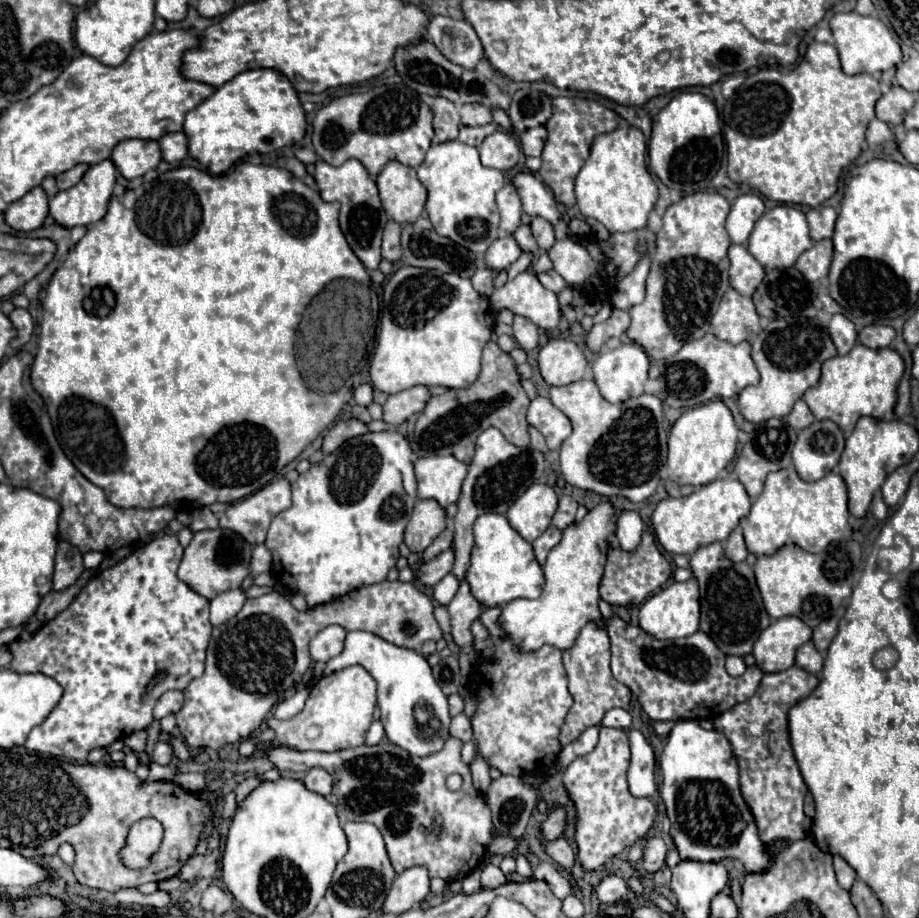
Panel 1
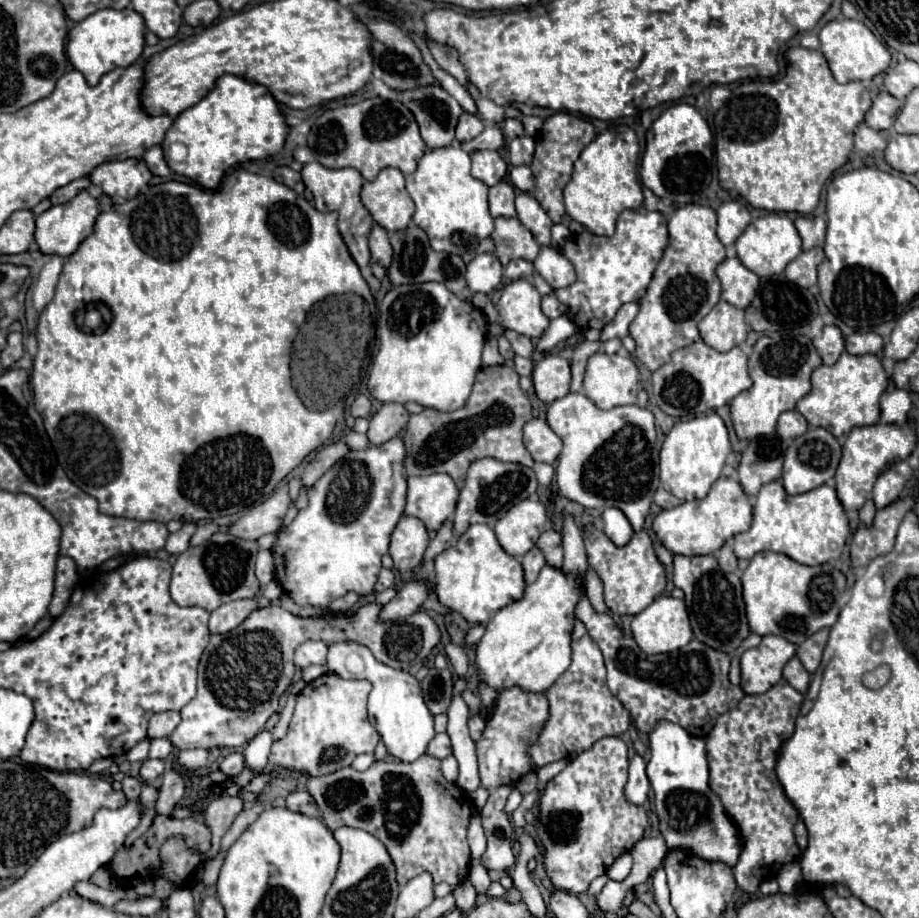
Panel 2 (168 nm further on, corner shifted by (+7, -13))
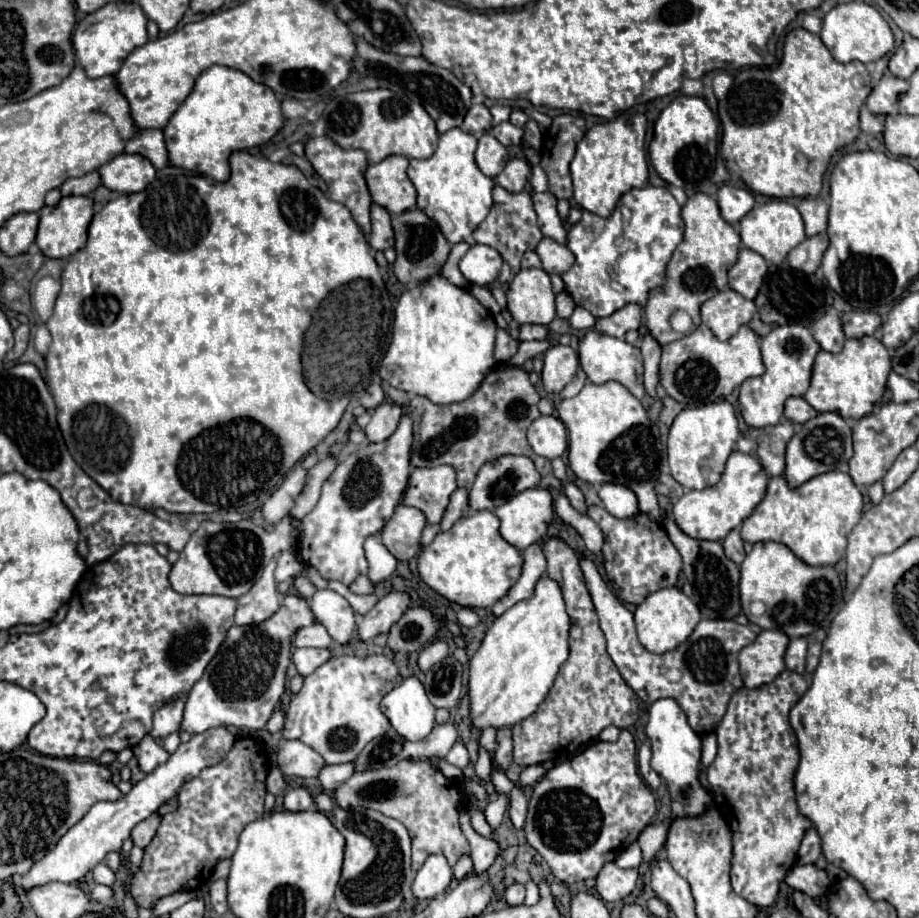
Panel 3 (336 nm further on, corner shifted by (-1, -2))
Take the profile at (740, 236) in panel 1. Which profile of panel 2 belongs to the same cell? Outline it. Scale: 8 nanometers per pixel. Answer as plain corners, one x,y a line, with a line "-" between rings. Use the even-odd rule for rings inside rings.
726,201
716,209
718,215
718,227
716,235
724,245
732,245
738,239
738,233
746,229
750,223
750,213
744,203
738,201

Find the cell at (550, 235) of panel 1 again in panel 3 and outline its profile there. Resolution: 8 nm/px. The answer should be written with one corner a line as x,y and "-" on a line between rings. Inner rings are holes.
494,186
492,196
494,196
494,206
492,206
490,214
486,216
486,220
476,228
472,238
474,238
474,242
492,246
502,254
504,266
500,270
498,280
502,284
508,284
518,274
516,262
520,262
520,258
524,256
526,250
534,250
538,246
538,242
542,240
542,232
540,232
540,228
536,224
536,212
532,208
532,198
530,198
528,190
524,190
520,194
510,194
504,188

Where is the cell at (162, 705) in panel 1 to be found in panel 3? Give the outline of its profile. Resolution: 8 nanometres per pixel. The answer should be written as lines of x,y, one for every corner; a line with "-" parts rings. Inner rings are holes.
176,698
154,712
154,728
150,732
152,738
166,738
168,734
180,730
184,702
184,698

